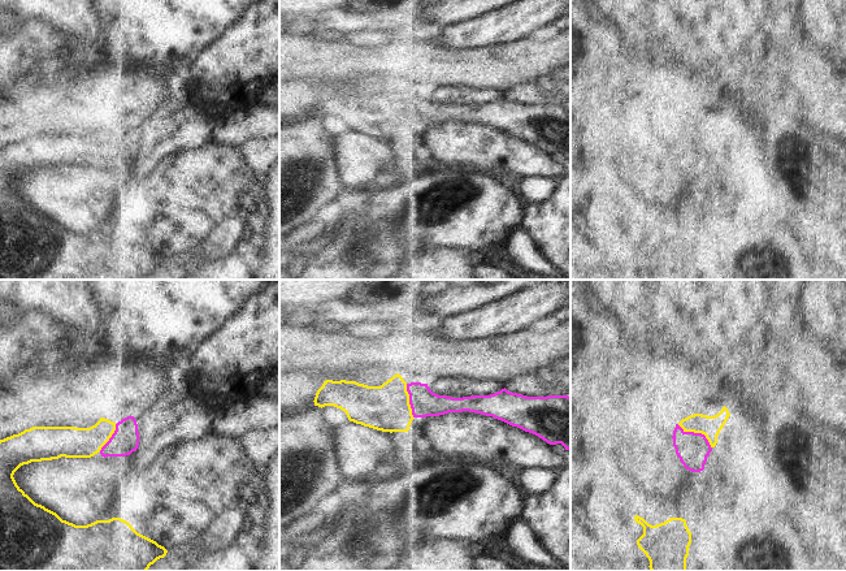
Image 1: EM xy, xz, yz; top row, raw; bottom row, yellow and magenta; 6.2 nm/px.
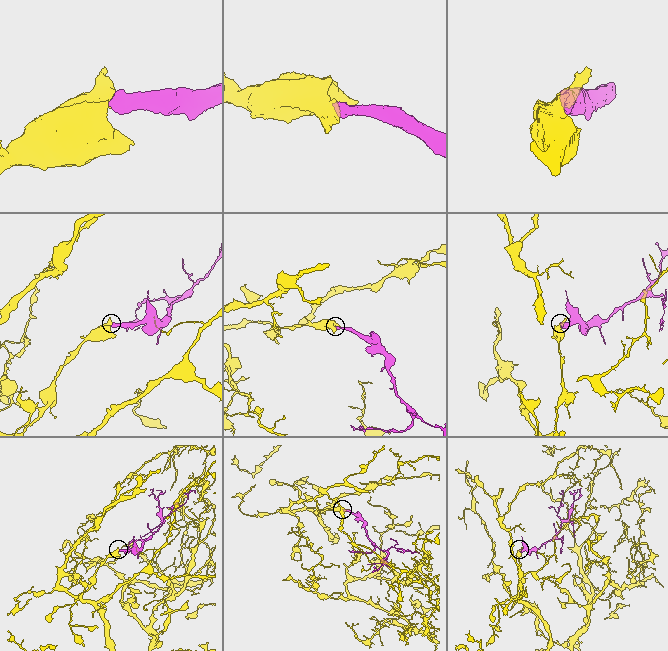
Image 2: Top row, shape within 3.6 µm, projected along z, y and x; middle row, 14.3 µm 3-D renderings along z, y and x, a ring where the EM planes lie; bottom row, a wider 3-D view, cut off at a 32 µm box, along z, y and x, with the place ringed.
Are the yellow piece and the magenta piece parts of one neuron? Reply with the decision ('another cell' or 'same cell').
same cell

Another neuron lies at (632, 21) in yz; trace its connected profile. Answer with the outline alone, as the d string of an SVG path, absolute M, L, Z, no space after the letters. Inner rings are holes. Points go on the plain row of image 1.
M573 0L586 23L608 23L622 51L643 65L645 56L654 53L654 31L658 20L654 17L652 0Z

